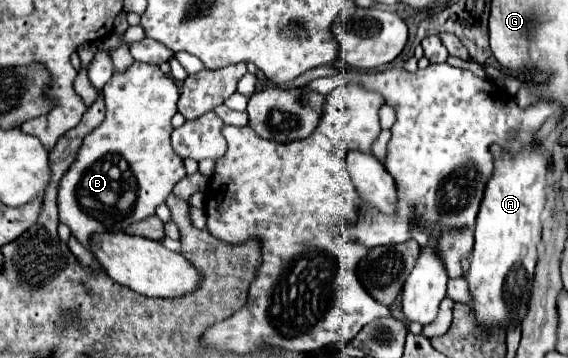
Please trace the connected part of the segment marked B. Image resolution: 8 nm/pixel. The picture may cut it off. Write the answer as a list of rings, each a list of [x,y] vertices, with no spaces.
[[[135,60],[125,72],[113,72],[111,80],[103,88],[107,114],[101,126],[97,126],[87,138],[83,140],[81,148],[77,150],[75,162],[67,170],[67,174],[59,182],[59,220],[71,228],[71,234],[89,248],[89,240],[93,234],[101,232],[123,232],[129,224],[143,220],[155,214],[159,204],[171,194],[171,188],[187,174],[183,160],[171,148],[171,118],[177,112],[177,98],[179,90],[175,82],[161,72],[159,66],[151,66],[145,62]]]

